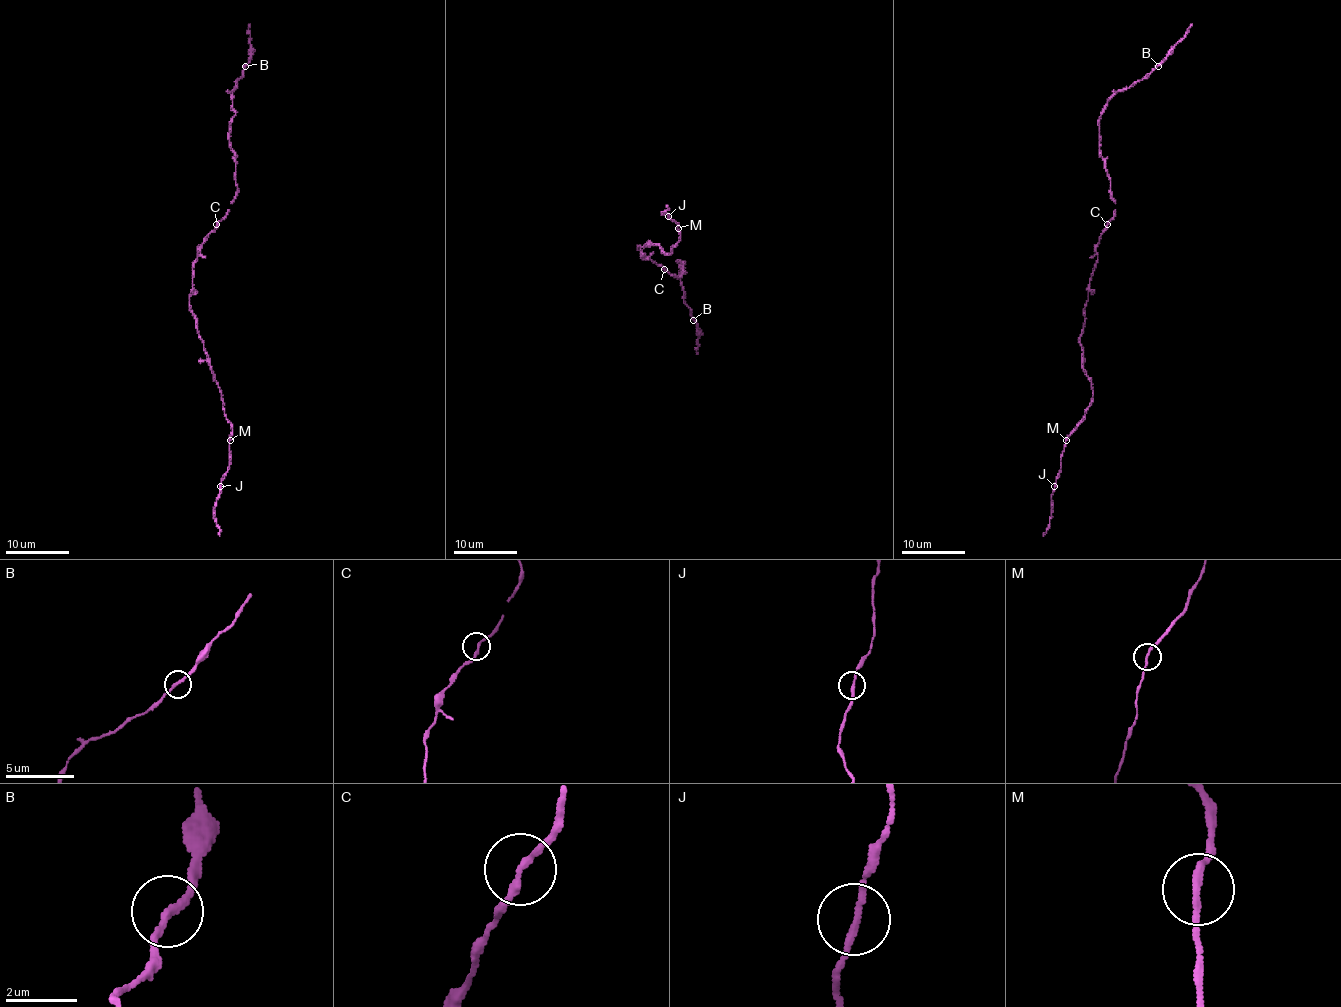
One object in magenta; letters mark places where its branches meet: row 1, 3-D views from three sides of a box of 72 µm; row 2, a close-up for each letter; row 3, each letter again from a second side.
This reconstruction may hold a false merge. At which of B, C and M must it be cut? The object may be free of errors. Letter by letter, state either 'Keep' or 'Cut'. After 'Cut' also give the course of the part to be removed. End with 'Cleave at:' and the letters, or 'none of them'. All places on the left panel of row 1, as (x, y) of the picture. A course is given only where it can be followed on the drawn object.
B: Keep
C: Keep
M: Keep
Cleave at: none of them

